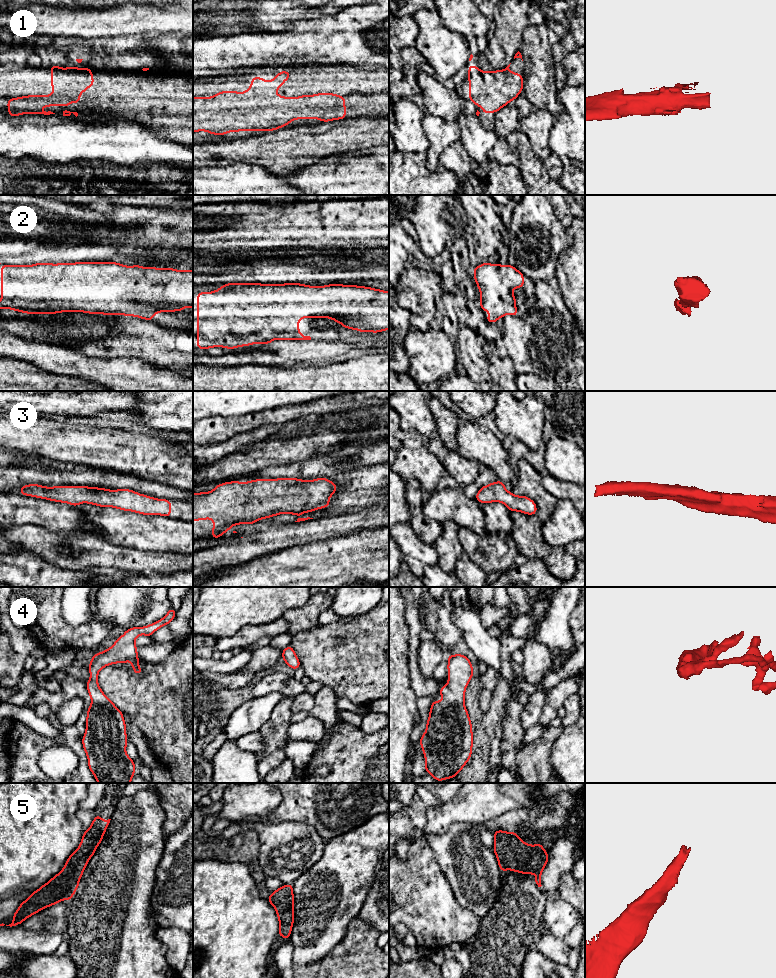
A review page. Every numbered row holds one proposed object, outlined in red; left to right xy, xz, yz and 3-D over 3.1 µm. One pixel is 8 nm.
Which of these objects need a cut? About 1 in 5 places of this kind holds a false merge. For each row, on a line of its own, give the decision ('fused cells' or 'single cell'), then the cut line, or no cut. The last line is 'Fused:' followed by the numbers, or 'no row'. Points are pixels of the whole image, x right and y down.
1: single cell; cut none
2: single cell; cut none
3: single cell; cut none
4: single cell; cut none
5: single cell; cut none
Fused: no row

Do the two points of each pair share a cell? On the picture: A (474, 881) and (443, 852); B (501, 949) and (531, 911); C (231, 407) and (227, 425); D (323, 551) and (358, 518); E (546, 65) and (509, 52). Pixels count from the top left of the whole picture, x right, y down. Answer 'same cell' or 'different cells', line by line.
A: same cell
B: same cell
C: different cells
D: different cells
E: different cells

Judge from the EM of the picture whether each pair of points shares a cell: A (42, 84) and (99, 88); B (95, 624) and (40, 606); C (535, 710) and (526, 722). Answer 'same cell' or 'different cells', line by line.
A: same cell
B: same cell
C: same cell

